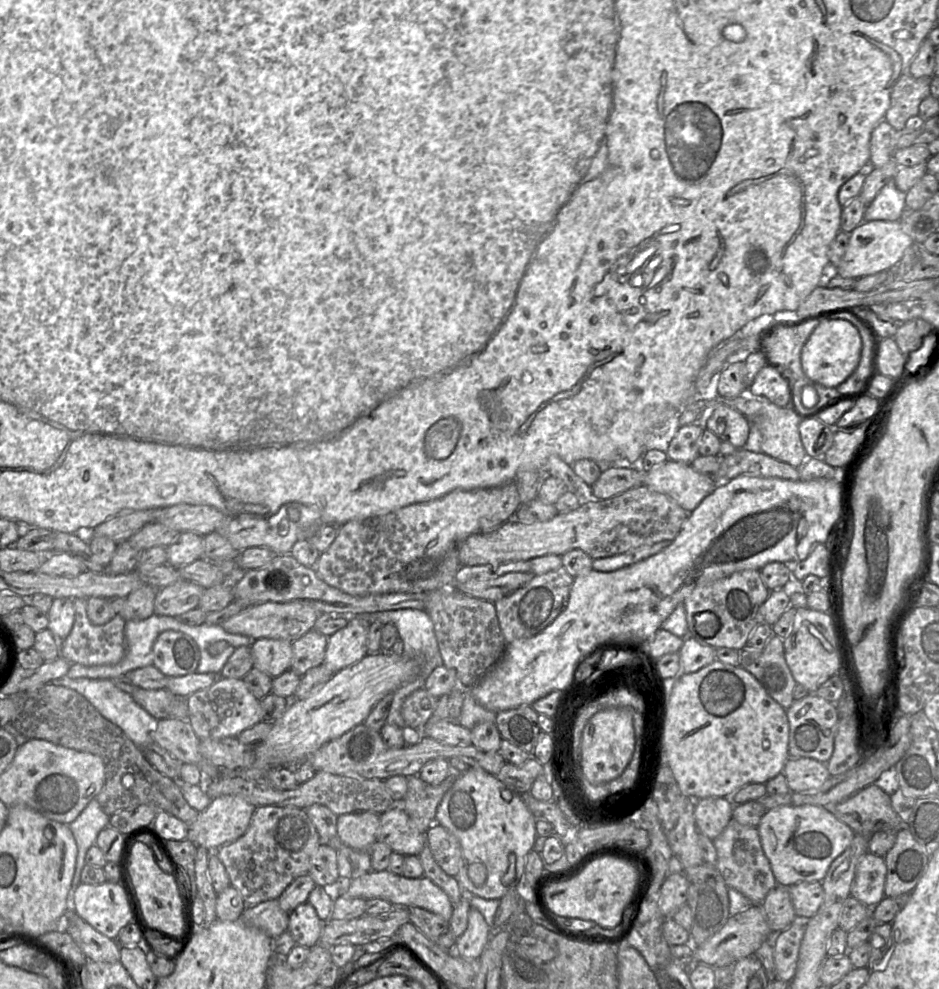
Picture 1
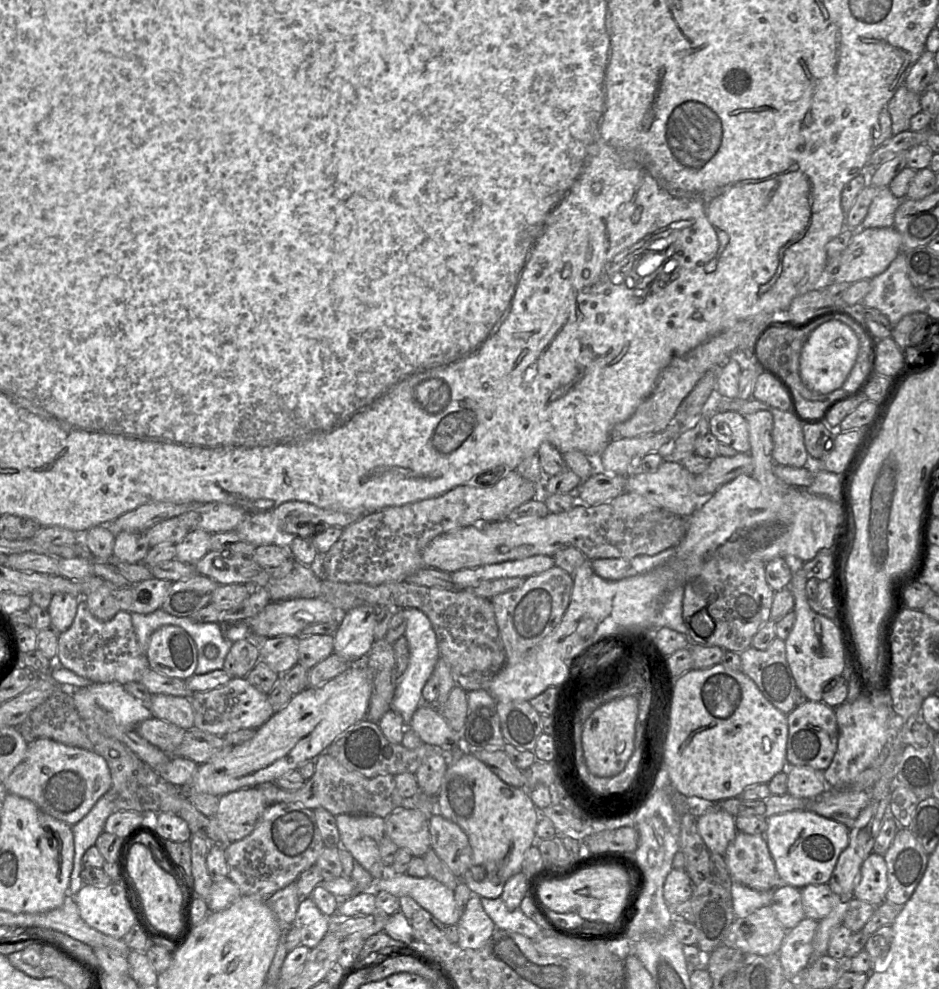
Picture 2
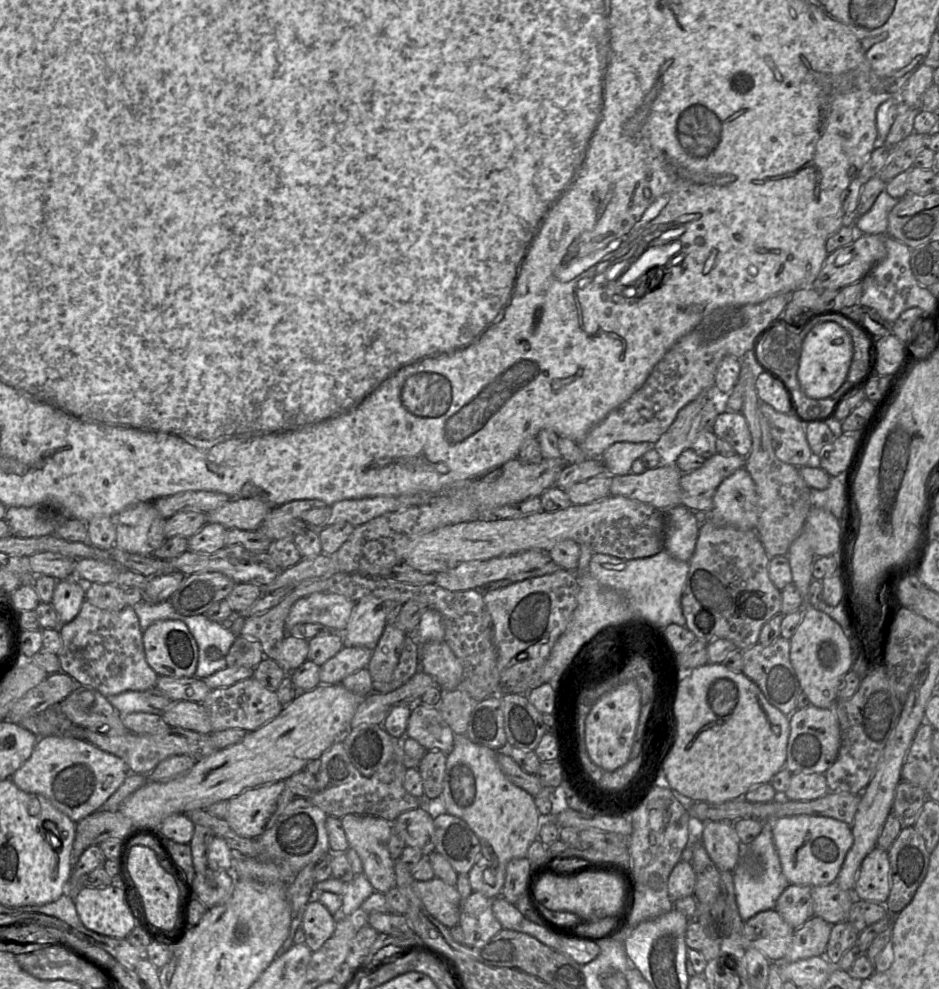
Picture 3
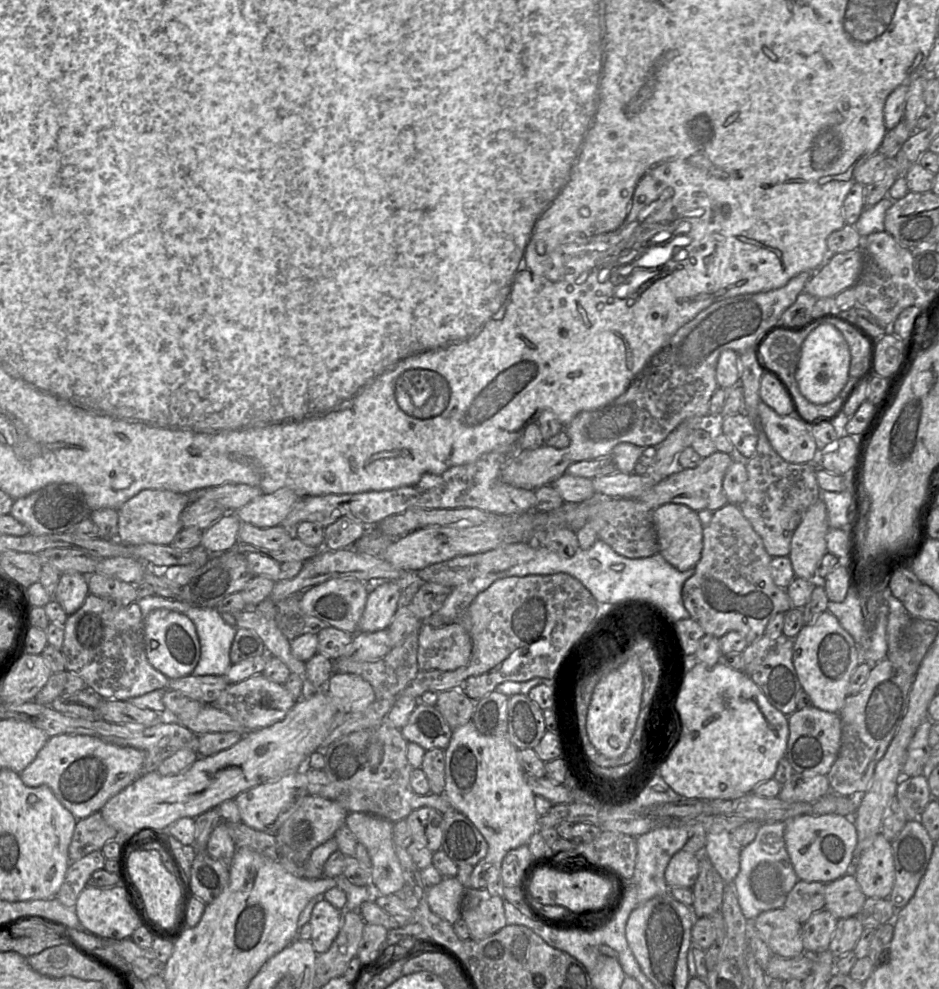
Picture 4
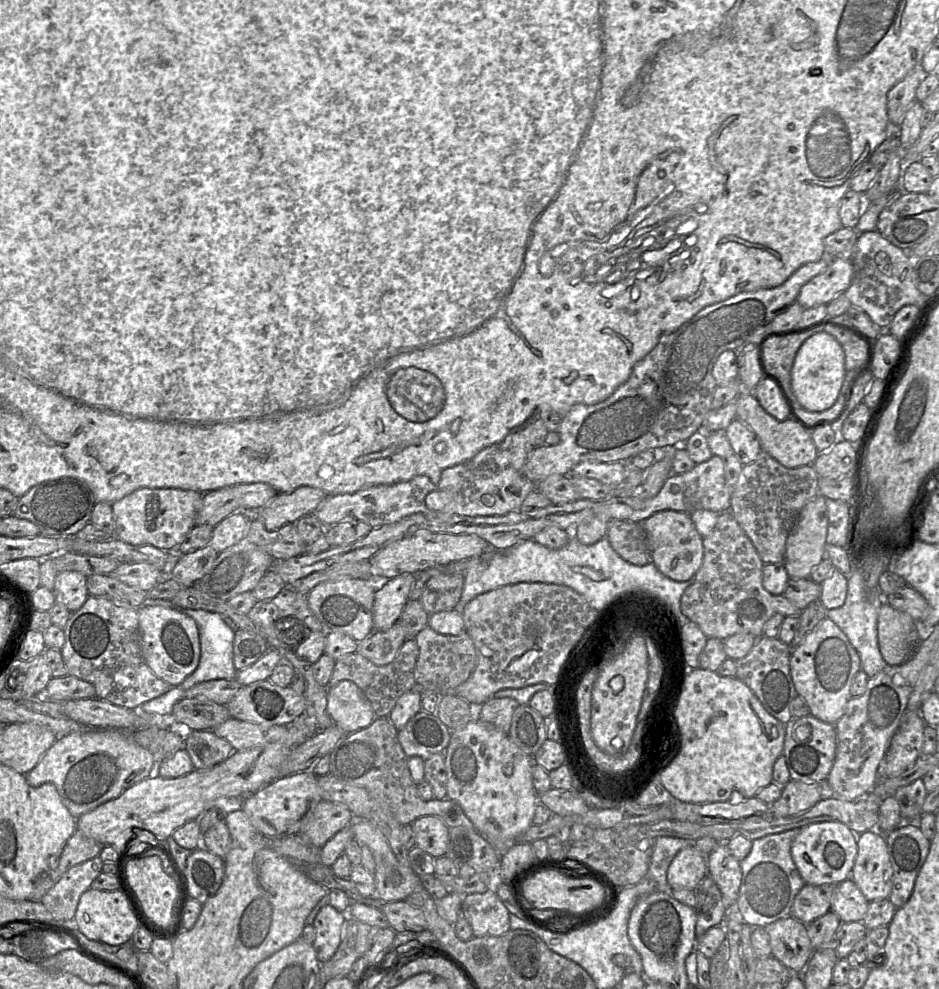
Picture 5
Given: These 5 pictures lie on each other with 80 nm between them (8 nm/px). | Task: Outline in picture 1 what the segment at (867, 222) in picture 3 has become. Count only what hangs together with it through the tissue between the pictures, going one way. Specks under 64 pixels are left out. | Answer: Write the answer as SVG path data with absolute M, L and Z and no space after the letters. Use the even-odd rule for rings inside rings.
M892 179L867 206L864 221L899 221L905 209L906 193L900 191Z

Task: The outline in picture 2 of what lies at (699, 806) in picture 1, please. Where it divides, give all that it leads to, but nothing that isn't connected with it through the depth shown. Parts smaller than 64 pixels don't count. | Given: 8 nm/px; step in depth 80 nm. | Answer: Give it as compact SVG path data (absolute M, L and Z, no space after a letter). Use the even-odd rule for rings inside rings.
M723 809L698 811L697 829L708 850L722 856L738 832L735 817Z

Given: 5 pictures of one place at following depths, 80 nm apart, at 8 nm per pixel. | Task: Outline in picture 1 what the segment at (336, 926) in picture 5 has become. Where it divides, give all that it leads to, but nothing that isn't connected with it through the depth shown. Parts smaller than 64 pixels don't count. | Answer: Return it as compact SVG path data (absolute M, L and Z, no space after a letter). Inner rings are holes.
M305 902L289 913L287 930L296 945L313 948L319 942L324 924L315 908L309 902Z

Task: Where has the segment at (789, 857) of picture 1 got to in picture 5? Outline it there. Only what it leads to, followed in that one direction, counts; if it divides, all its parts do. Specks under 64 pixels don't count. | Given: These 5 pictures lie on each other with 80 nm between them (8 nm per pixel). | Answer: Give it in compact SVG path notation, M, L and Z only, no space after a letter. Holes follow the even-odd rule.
M837 821L820 822L800 828L791 845L791 856L805 884L838 885L851 876L858 851L857 835Z

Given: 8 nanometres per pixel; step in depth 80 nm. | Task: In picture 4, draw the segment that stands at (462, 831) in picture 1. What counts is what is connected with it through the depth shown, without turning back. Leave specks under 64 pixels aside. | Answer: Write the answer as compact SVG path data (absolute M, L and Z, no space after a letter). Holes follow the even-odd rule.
M471 719L453 730L444 756L445 797L472 822L488 844L487 855L474 866L470 875L469 889L486 889L491 895L503 897L501 864L504 856L512 849L527 845L538 831L535 795L525 782L518 749L507 737L480 733Z

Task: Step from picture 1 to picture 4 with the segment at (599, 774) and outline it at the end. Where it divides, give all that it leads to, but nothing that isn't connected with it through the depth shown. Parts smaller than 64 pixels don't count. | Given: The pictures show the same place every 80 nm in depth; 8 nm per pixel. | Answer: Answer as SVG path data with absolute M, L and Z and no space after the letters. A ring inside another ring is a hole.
M636 656L628 658L597 683L588 708L586 731L598 753L607 758L620 758L625 753L636 728L642 694L643 674Z

